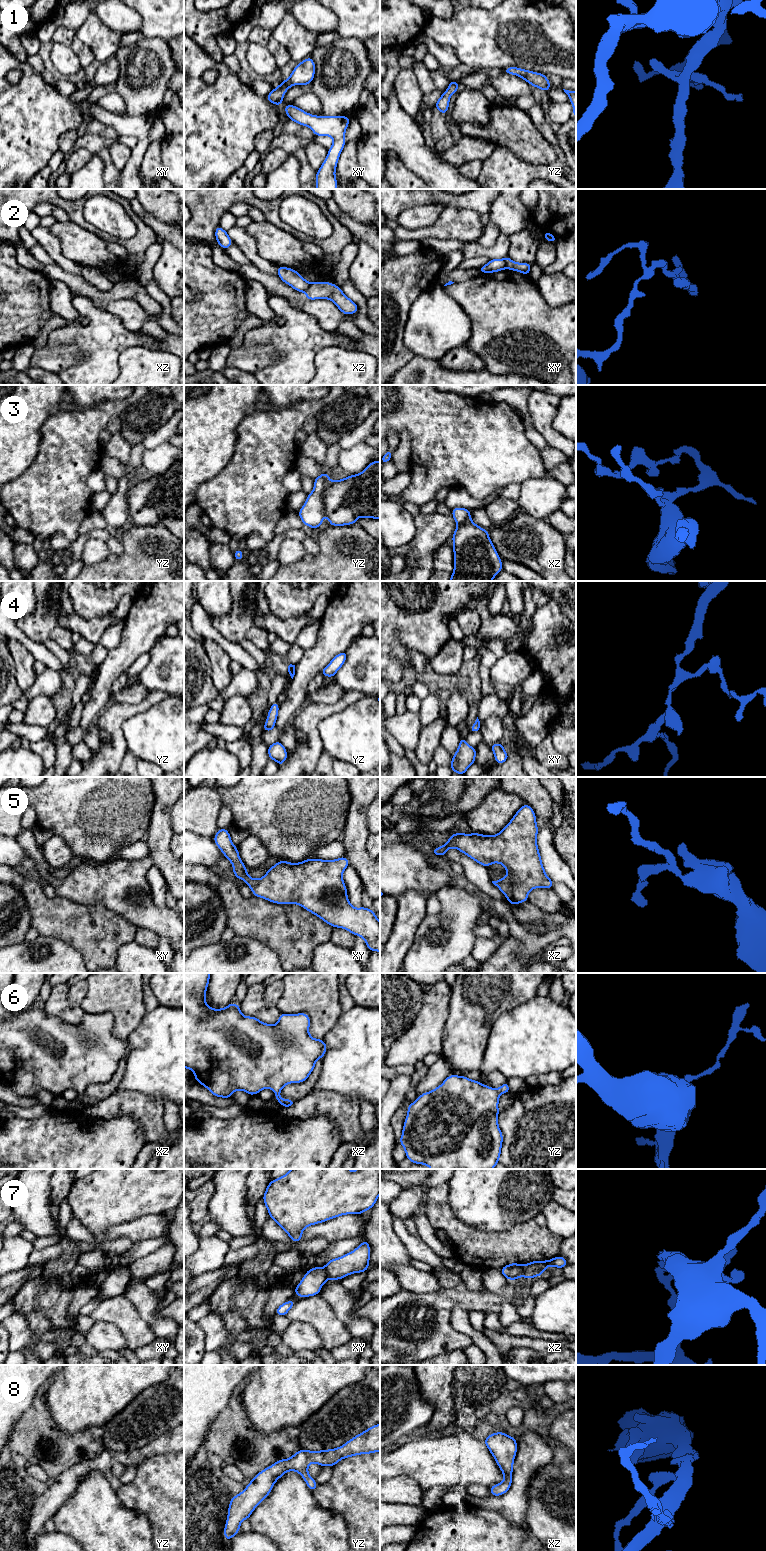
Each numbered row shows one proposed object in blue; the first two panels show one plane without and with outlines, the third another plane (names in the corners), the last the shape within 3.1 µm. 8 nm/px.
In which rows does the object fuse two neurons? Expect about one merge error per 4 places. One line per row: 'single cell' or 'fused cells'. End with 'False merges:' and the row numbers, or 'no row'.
1: single cell
2: fused cells
3: fused cells
4: single cell
5: single cell
6: single cell
7: fused cells
8: single cell
False merges: 2, 3, 7

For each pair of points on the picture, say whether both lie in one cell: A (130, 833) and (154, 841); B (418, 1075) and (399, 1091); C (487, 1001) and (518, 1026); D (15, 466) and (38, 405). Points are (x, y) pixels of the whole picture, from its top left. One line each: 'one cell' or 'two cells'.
A: two cells
B: two cells
C: two cells
D: one cell

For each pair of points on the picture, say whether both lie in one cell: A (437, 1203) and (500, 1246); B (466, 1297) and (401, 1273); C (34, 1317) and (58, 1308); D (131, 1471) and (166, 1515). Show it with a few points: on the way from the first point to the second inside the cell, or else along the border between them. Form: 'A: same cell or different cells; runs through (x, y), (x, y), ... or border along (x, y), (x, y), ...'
A: same cell; runs through (447, 1220), (473, 1246), (483, 1246)
B: different cells; border along (440, 1287), (434, 1291), (416, 1293)
C: different cells; border along (34, 1308), (49, 1323), (49, 1330)
D: different cells; border along (138, 1467), (136, 1476), (130, 1482), (122, 1484)

